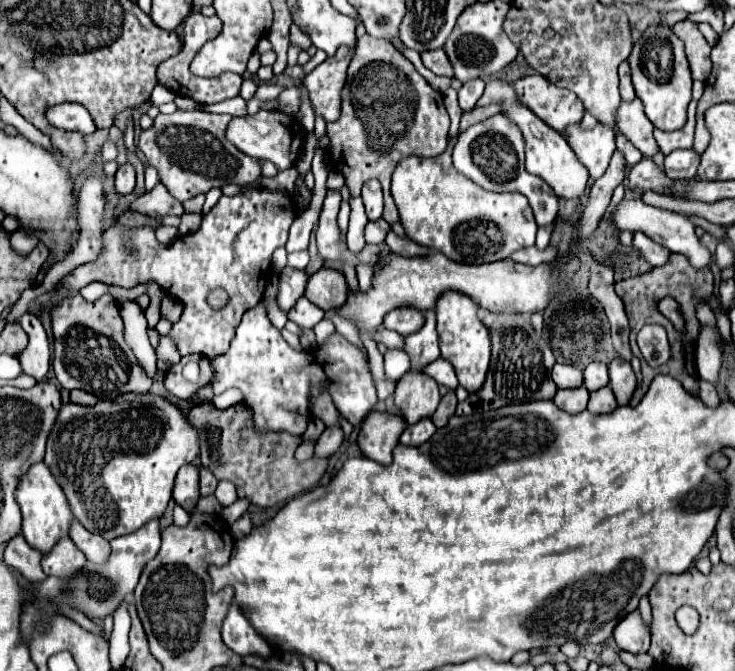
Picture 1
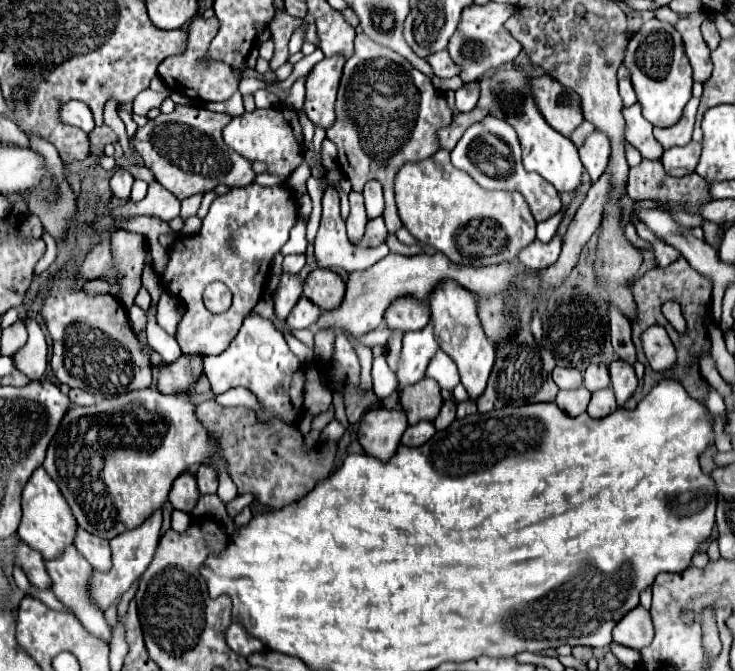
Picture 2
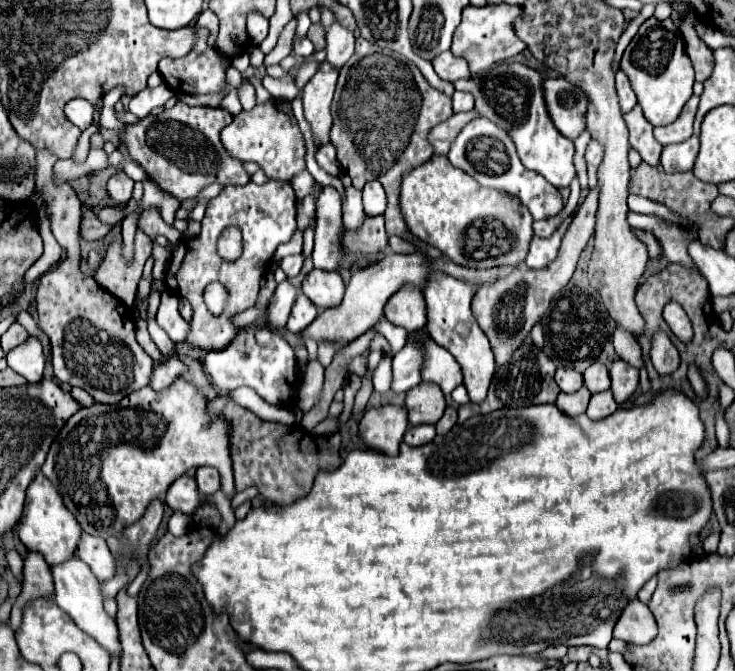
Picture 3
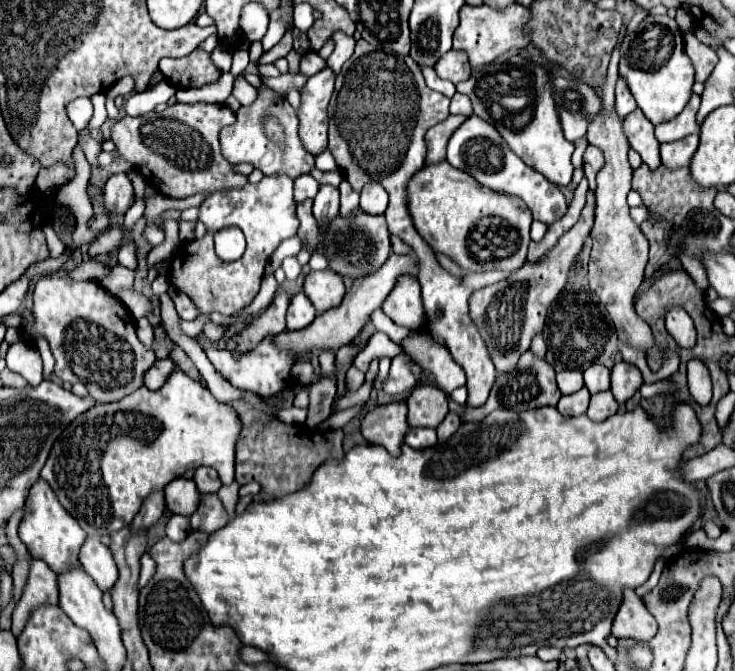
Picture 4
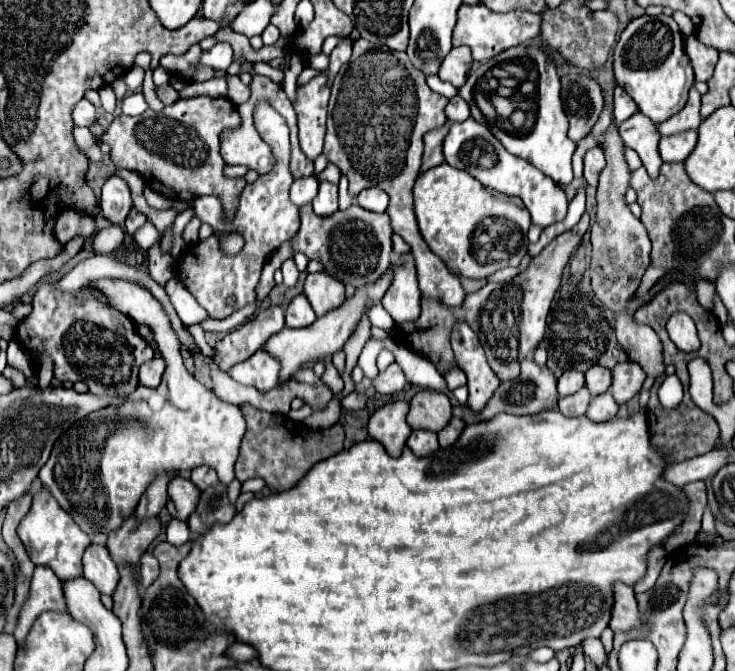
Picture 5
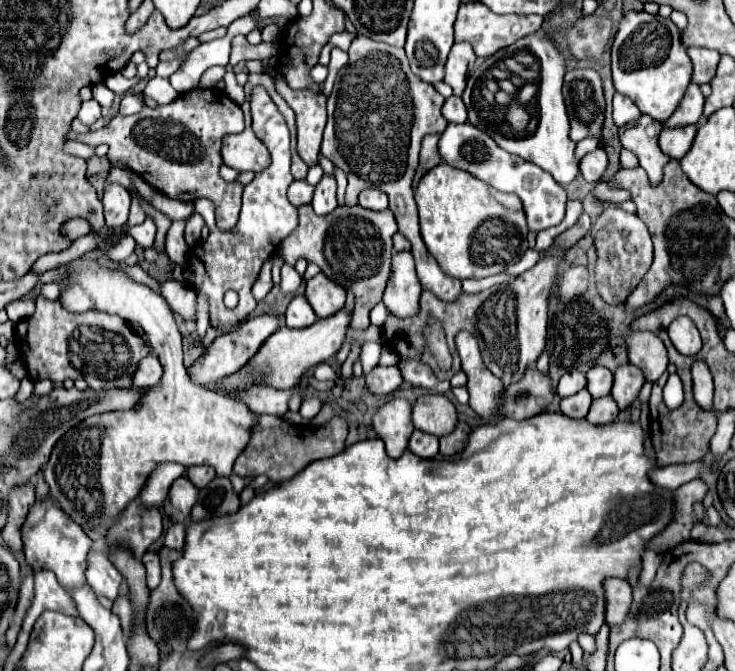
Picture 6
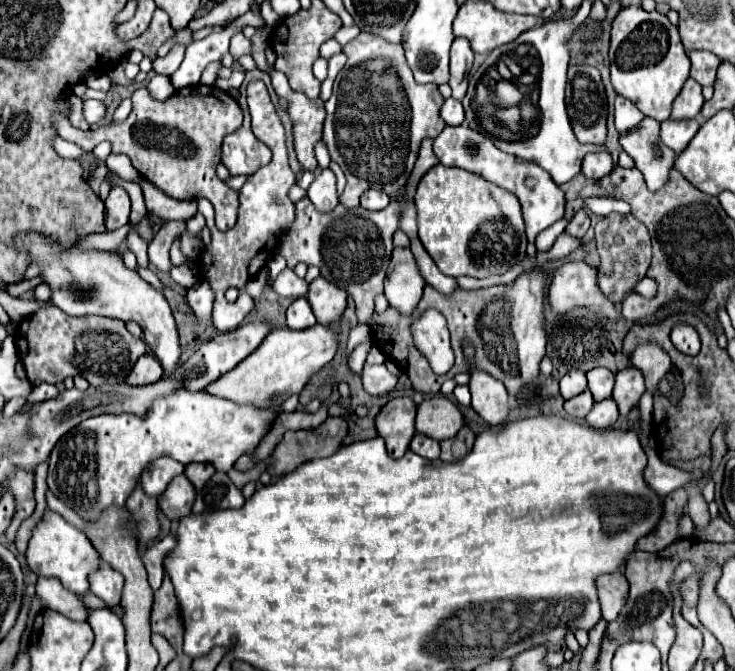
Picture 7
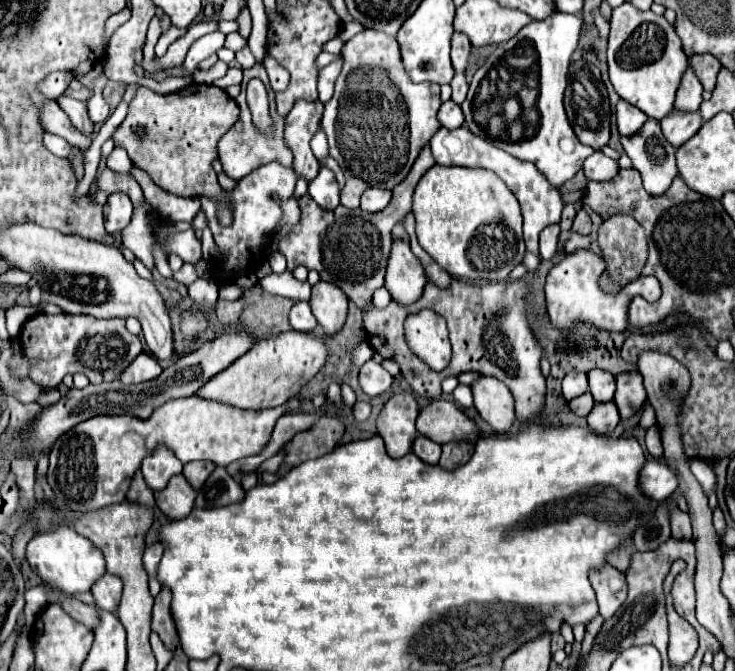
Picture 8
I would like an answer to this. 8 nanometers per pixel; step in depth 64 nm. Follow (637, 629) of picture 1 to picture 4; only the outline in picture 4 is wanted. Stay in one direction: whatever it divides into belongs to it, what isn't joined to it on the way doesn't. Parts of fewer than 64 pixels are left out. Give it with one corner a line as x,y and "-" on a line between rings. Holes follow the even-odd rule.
624,588
624,600
616,612
612,634
616,638
636,638
638,642
648,642
656,634
654,616
630,588

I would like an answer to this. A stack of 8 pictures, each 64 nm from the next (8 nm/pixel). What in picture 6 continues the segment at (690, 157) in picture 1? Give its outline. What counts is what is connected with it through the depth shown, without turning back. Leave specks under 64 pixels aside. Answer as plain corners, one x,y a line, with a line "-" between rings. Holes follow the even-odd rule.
688,124
688,128
662,128
662,132
660,132
660,148
670,158
680,160
688,152
688,148
692,146
696,130
698,128
694,124

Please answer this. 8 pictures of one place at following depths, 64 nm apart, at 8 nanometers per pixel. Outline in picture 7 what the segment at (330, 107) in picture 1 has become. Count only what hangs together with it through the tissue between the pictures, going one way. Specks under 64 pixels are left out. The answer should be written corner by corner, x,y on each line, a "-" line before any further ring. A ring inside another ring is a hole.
266,50
268,60
268,74
272,78
274,92
278,96
288,98
288,114
292,120
292,138
294,138
294,150
296,158
302,166
302,170
316,172
318,162
314,156
314,144
322,138
322,122
324,122
324,102
320,98
310,100
300,92
290,90
289,82
284,72
274,70
274,52

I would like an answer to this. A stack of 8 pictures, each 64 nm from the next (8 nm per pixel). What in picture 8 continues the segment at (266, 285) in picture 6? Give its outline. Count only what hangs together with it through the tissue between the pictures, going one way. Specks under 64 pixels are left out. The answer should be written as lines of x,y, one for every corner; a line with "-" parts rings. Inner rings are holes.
226,283
219,288
219,297
229,301
235,301
241,297
244,289
236,286
234,283

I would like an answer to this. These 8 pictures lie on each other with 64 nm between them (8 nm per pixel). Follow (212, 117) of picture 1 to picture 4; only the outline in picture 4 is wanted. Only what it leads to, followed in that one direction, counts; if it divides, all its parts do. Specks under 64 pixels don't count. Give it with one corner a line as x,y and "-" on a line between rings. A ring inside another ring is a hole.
196,102
196,104
180,104
168,106
164,112
148,112
144,116
132,118
124,116
122,120
116,120
110,132
110,140
116,146
116,152
122,160
126,160
132,166
138,166
136,170
144,176
146,184
152,184
156,192
168,196
168,198
188,198
200,192
216,192
216,190
228,190
228,188
242,188
248,178
242,174
236,174
232,170
232,164
222,156
218,134
224,126
230,126
236,122
236,116
232,120
232,110
226,104
208,104
208,102

